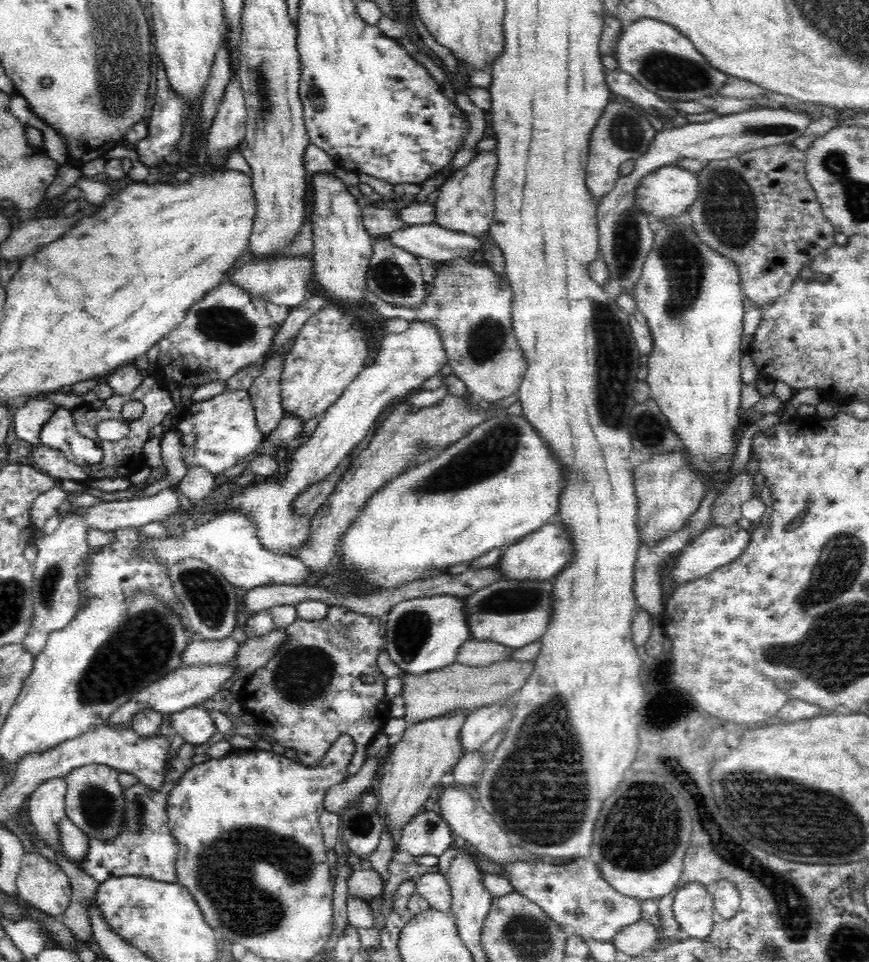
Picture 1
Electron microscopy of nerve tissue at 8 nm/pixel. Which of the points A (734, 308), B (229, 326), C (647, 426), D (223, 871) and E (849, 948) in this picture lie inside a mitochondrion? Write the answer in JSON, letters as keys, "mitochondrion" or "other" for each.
{"A":"other","B":"mitochondrion","C":"mitochondrion","D":"mitochondrion","E":"mitochondrion"}

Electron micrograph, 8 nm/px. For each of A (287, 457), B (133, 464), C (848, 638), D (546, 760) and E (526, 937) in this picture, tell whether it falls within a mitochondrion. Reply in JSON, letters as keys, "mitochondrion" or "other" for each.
{"A":"other","B":"other","C":"mitochondrion","D":"mitochondrion","E":"mitochondrion"}

